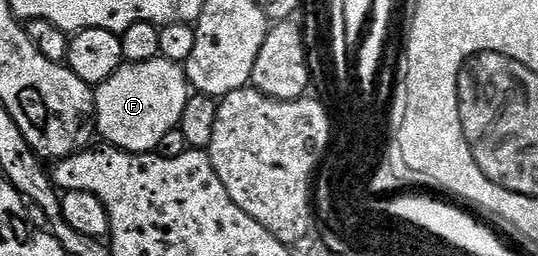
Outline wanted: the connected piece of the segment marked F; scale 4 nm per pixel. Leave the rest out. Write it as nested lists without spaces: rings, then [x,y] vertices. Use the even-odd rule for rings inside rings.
[[[155,57],[153,61],[121,65],[110,79],[95,86],[96,130],[105,142],[115,149],[125,149],[131,153],[151,153],[156,151],[162,139],[179,126],[182,111],[190,96],[188,74],[175,61]]]

